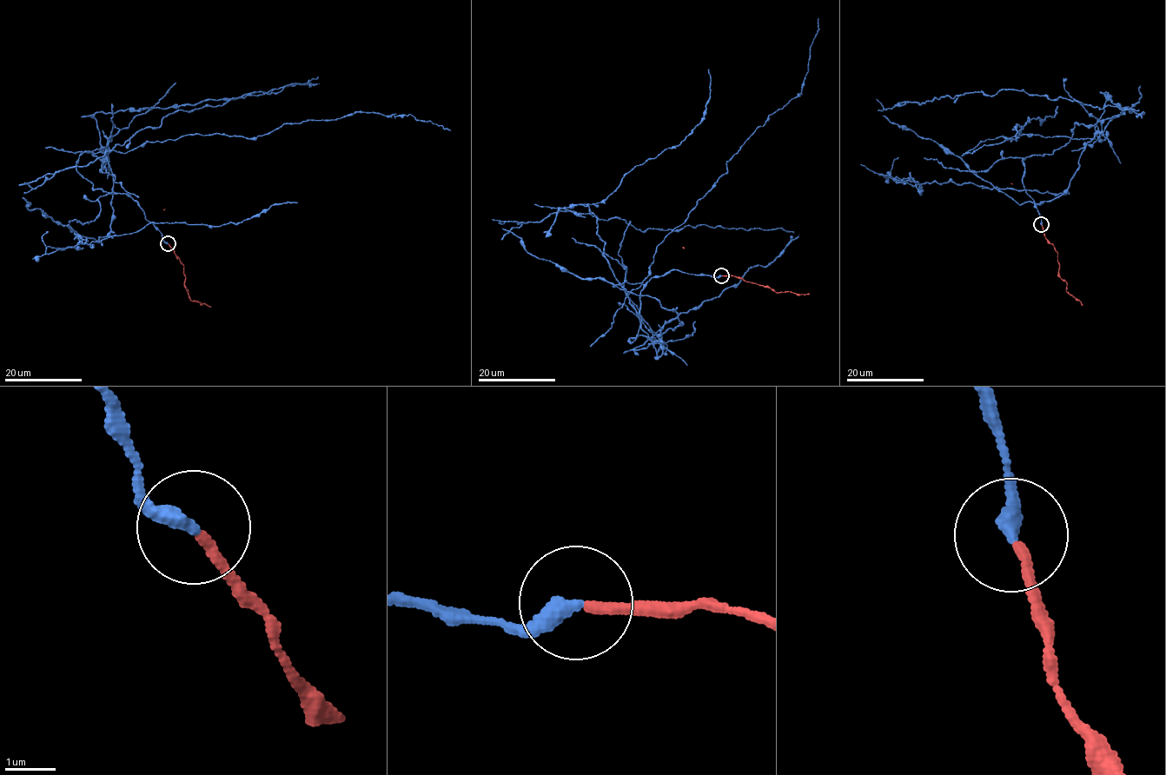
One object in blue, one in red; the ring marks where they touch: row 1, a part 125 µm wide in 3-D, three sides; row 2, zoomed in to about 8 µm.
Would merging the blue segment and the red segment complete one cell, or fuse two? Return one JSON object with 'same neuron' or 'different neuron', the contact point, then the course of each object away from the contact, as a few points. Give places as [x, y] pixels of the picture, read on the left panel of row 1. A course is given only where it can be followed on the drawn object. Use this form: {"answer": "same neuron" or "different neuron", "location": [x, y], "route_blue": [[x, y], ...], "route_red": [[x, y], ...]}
{"answer": "different neuron", "location": [168, 243], "route_blue": [[168, 243], [131, 198], [76, 168], [102, 147], [94, 113], [318, 78], [173, 112], [86, 165], [24, 182]], "route_red": [[168, 243], [184, 267], [184, 287], [189, 298], [210, 307]]}

